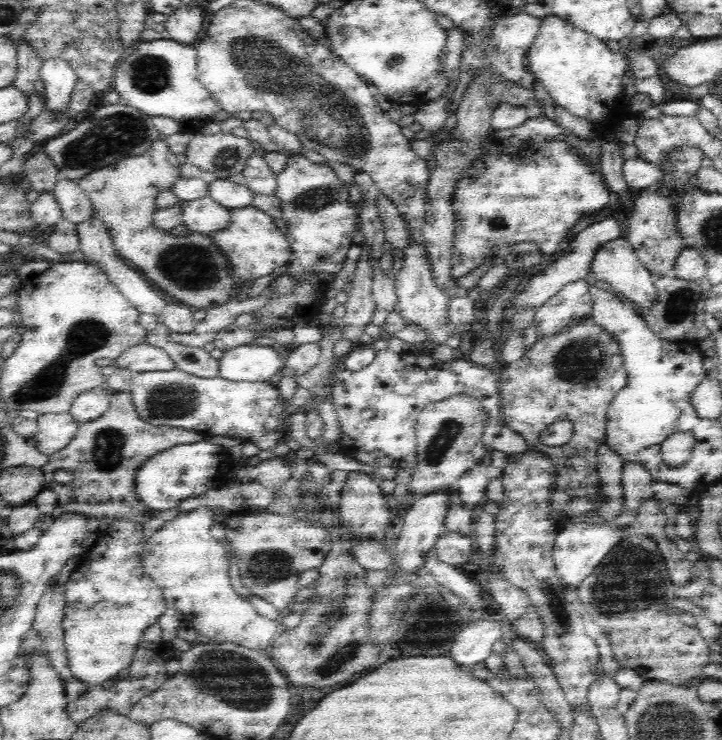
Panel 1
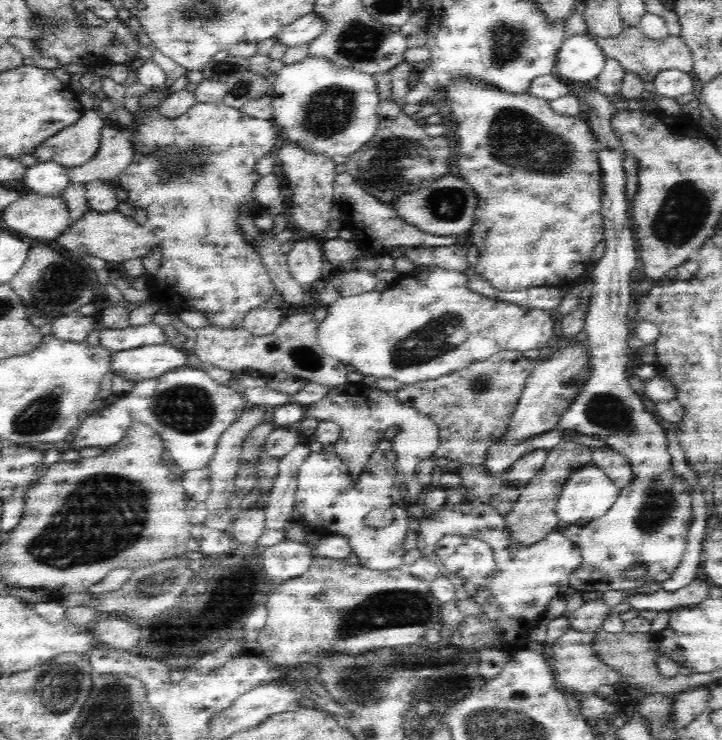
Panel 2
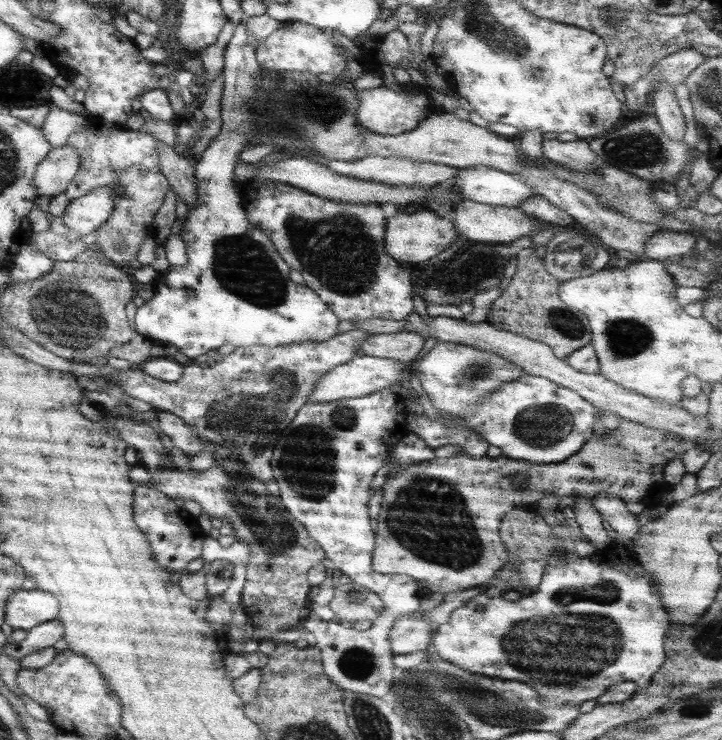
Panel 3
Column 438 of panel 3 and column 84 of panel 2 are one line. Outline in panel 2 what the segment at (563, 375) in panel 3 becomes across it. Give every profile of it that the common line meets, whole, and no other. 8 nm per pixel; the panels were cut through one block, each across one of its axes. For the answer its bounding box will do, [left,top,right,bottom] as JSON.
[51,311,97,343]

